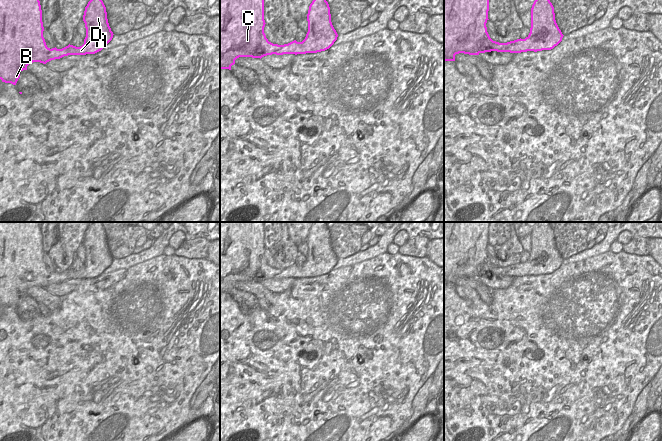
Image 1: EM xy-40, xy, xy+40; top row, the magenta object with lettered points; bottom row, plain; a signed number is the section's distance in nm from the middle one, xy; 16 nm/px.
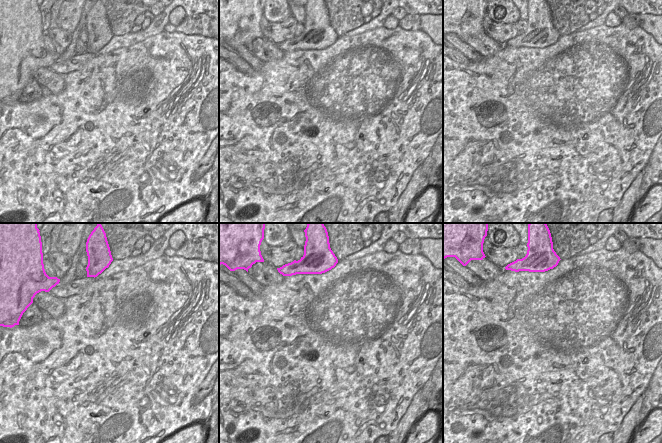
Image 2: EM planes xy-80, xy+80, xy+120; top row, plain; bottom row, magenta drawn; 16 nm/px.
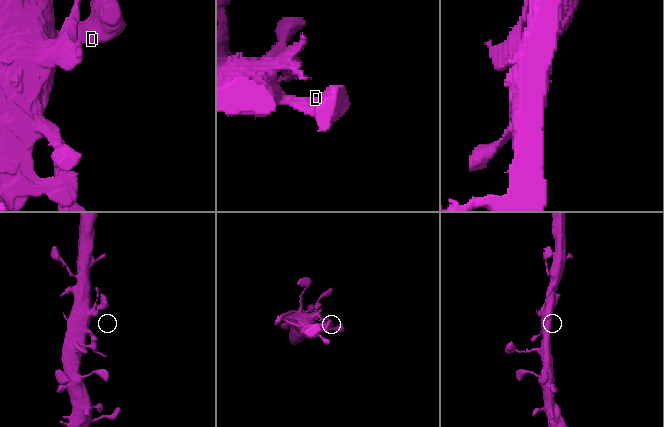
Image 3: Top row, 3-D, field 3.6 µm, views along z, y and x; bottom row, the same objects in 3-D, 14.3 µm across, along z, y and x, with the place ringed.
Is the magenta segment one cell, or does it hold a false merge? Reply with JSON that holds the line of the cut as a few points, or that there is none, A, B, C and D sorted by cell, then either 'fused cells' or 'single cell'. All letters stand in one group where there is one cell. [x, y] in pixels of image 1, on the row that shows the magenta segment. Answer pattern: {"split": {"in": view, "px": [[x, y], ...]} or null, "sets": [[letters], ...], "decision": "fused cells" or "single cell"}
{"split": null, "sets": [["A", "B", "C", "D"]], "decision": "single cell"}

